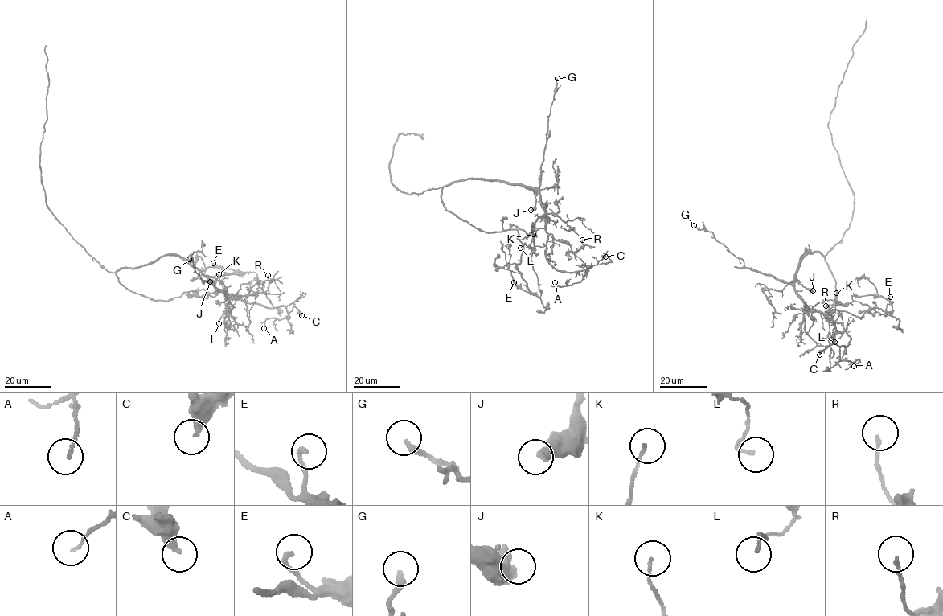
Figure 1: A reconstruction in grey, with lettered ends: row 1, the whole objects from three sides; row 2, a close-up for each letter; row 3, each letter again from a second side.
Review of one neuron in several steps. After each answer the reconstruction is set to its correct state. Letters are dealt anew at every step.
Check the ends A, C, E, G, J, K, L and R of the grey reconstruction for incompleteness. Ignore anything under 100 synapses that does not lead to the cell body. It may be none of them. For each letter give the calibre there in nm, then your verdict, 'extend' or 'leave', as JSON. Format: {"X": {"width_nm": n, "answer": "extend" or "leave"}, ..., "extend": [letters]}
{"A": {"width_nm": 100, "answer": "leave"}, "C": {"width_nm": 340, "answer": "leave"}, "E": {"width_nm": 190, "answer": "leave"}, "G": {"width_nm": 280, "answer": "leave"}, "J": {"width_nm": 480, "answer": "leave"}, "K": {"width_nm": 110, "answer": "leave"}, "L": {"width_nm": 100, "answer": "leave"}, "R": {"width_nm": 140, "answer": "leave"}, "extend": []}

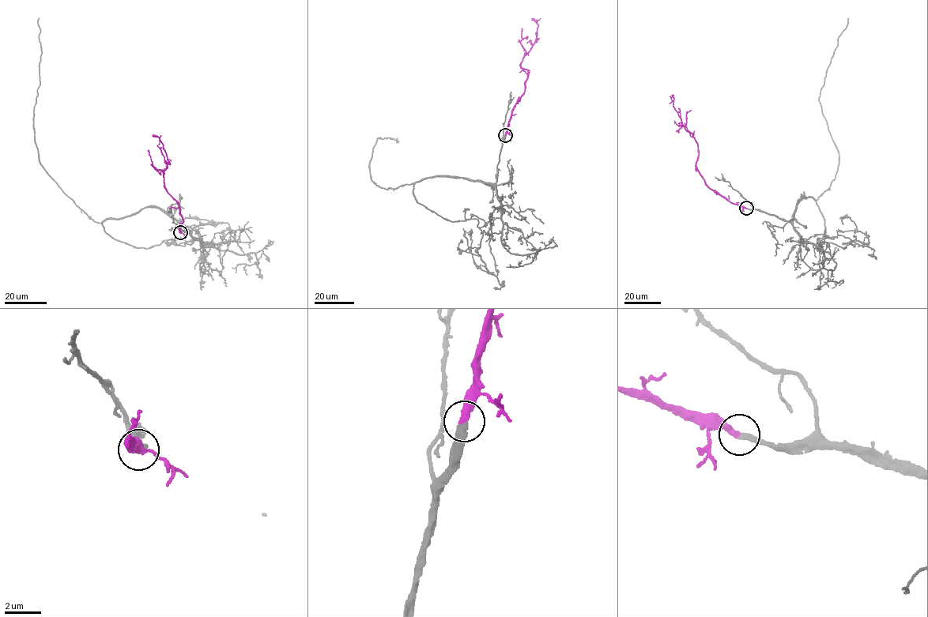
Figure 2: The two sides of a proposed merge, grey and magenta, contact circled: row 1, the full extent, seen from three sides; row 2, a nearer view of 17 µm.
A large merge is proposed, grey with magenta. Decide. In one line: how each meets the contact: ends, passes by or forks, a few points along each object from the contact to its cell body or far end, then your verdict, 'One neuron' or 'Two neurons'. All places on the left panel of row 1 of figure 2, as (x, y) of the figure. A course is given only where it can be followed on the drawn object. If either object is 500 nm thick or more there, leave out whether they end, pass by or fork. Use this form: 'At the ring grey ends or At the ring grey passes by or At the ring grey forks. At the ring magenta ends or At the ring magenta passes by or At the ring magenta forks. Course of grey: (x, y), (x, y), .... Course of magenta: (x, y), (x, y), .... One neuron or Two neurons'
At the ring grey ends. At the ring magenta ends. Course of grey: (181, 232), (187, 230), (149, 206), (129, 216), (94, 222), (39, 161), (33, 124), (39, 84), (39, 17). Course of magenta: (181, 232), (179, 228), (183, 221), (179, 204), (164, 185), (167, 156), (158, 137), (152, 135). One neuron

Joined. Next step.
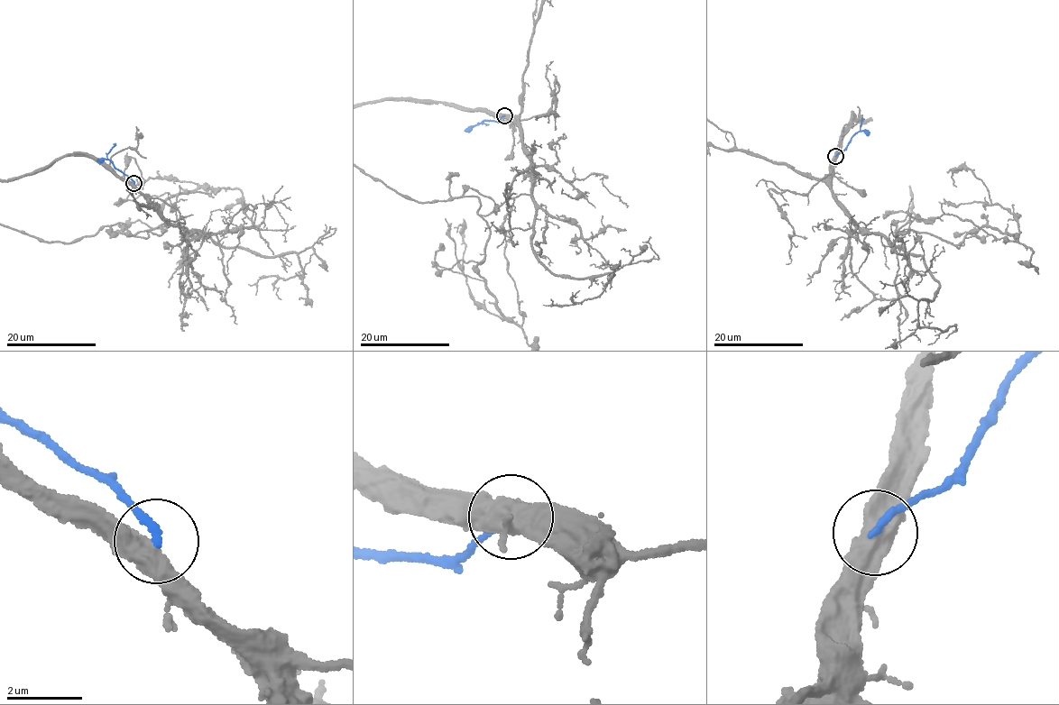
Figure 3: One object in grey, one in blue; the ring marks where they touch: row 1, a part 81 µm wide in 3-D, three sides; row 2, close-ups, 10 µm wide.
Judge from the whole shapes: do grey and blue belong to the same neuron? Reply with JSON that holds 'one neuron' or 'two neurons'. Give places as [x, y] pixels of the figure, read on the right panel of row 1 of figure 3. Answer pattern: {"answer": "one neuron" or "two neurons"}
{"answer": "two neurons"}

